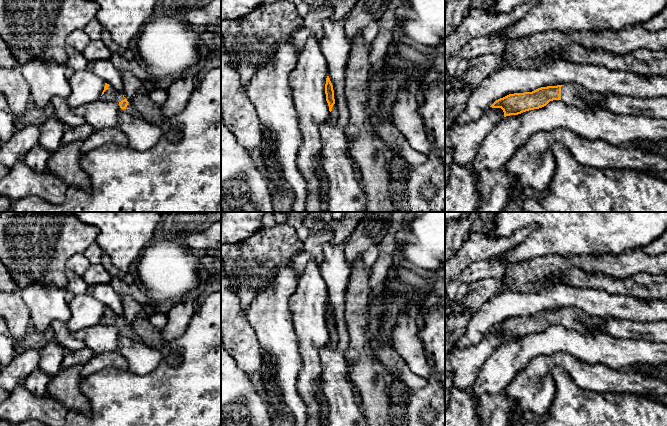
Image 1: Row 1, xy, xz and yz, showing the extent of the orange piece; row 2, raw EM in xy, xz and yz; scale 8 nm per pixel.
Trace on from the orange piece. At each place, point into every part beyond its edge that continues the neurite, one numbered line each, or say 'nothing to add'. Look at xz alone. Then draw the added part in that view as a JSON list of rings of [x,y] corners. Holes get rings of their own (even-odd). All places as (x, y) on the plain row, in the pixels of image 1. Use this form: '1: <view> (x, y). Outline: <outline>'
1: xz (334, 337). Outline: [[[334,328],[332,331],[332,335],[330,336],[330,346],[332,348],[337,346],[338,339],[339,339],[338,333],[337,333],[336,329]]]

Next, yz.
1: yz (571, 318). Outline: [[[566,308],[561,311],[561,325],[582,334],[592,333],[589,319],[577,308]]]

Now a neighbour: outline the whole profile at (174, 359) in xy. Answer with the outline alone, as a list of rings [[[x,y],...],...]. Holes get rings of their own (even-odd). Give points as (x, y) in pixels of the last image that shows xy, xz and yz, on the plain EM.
[[[169,350],[164,355],[164,361],[170,364],[171,366],[179,366],[182,363],[182,356],[173,350]]]

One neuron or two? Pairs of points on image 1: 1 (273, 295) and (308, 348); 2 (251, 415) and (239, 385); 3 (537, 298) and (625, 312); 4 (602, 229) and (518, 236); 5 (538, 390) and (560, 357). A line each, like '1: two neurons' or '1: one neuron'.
1: two neurons
2: one neuron
3: one neuron
4: two neurons
5: one neuron

